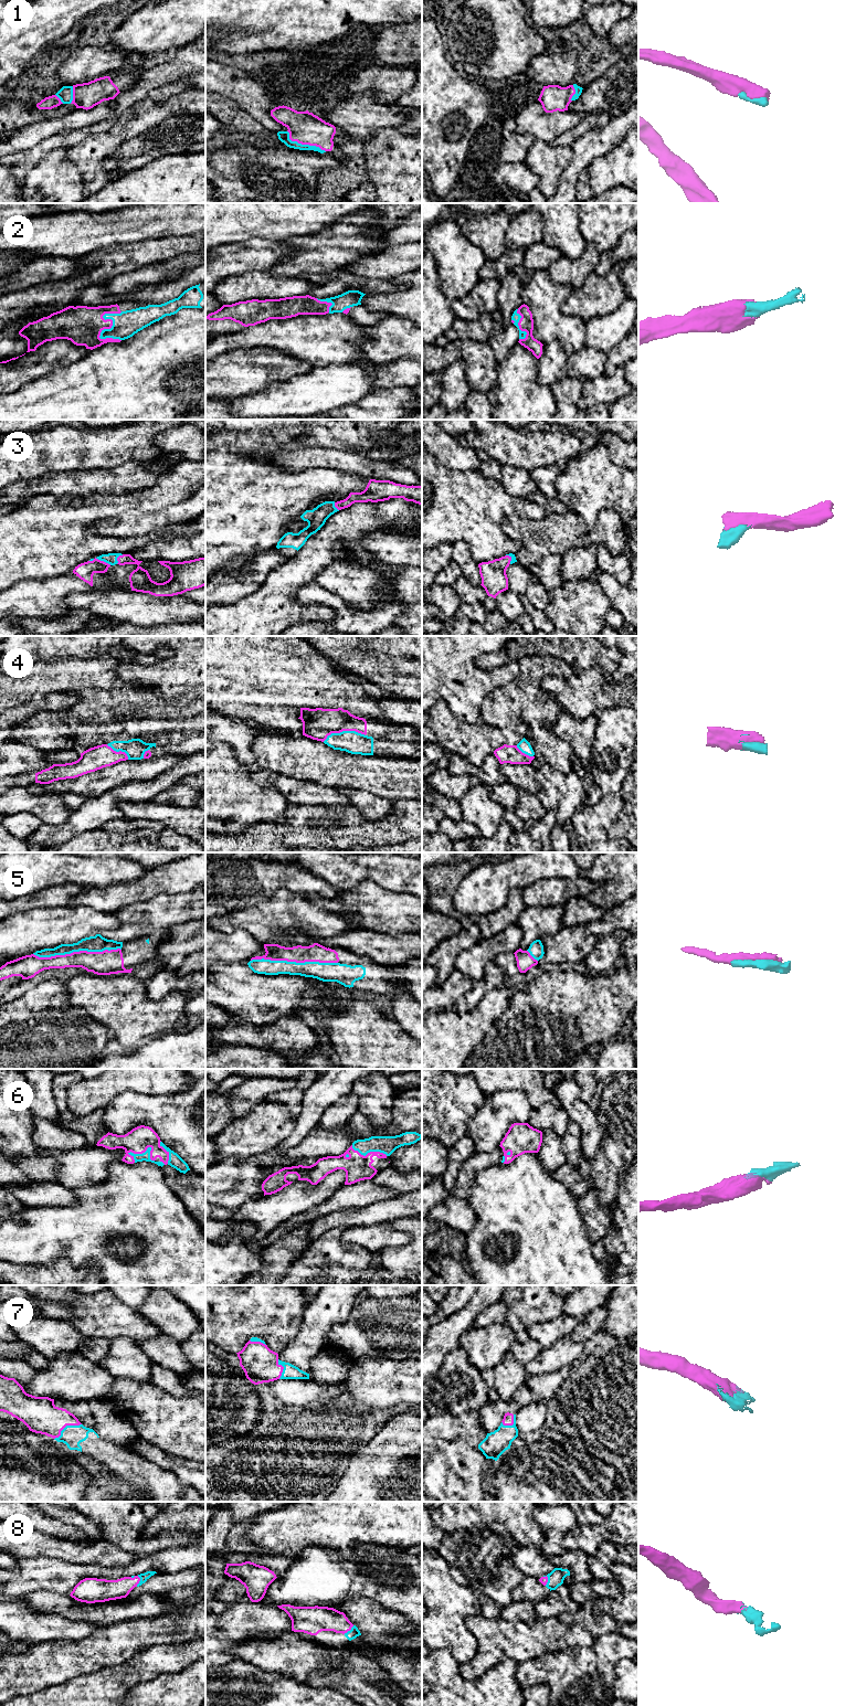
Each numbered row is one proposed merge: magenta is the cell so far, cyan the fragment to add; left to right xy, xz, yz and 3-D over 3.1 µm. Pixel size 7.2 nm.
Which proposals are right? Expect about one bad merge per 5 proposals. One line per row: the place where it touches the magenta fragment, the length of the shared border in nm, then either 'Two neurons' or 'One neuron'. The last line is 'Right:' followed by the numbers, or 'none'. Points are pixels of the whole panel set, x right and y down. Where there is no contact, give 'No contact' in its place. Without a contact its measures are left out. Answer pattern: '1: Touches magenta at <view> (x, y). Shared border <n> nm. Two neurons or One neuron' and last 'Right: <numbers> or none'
1: Touches magenta at xz (304, 144). Shared border 320 nm. One neuron
2: Touches magenta at xy (109, 319). Shared border 260 nm. One neuron
3: Touches magenta at xy (99, 560). Shared border 160 nm. One neuron
4: Touches magenta at xz (344, 730). Shared border 320 nm. One neuron
5: Touches magenta at xy (76, 952). Shared border 650 nm. One neuron
6: Touches magenta at xy (146, 1150). Shared border 200 nm. One neuron
7: Touches magenta at xy (66, 1424). Shared border 240 nm. One neuron
8: Touches magenta at xy (139, 1580). Shared border 80 nm. One neuron
Right: 1, 2, 3, 4, 5, 6, 7, 8

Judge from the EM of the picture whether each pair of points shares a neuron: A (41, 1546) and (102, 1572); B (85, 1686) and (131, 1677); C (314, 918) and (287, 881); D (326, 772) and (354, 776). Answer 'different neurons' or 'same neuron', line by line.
A: different neurons
B: same neuron
C: different neurons
D: same neuron

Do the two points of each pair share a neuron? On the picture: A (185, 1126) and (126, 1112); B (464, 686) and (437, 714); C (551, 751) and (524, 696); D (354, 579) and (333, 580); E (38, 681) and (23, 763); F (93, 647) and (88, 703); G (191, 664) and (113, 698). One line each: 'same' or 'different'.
A: same
B: different
C: same
D: same
E: different
F: different
G: different

